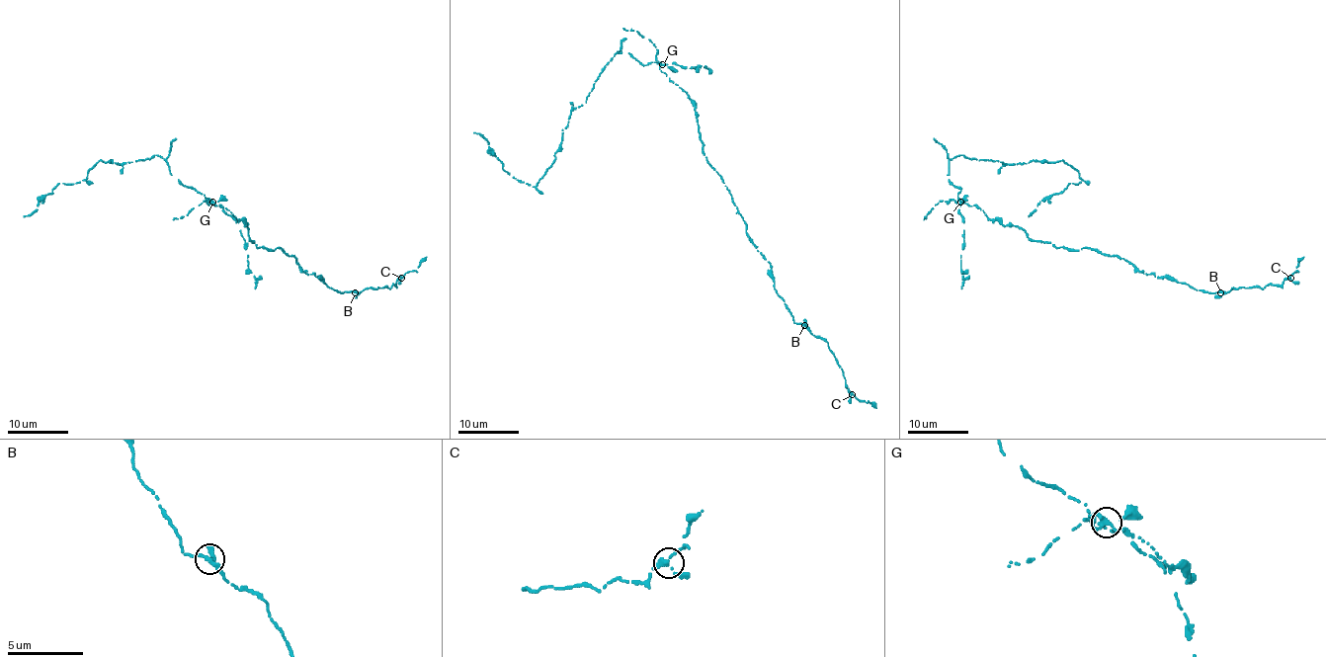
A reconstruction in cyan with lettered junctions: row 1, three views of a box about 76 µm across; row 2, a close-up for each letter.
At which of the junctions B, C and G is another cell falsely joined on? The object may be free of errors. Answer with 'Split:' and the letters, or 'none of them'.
Split: G

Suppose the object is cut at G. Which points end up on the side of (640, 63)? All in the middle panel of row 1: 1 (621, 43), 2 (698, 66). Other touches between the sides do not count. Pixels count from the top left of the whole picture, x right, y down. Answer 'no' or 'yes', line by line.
1: yes
2: yes

